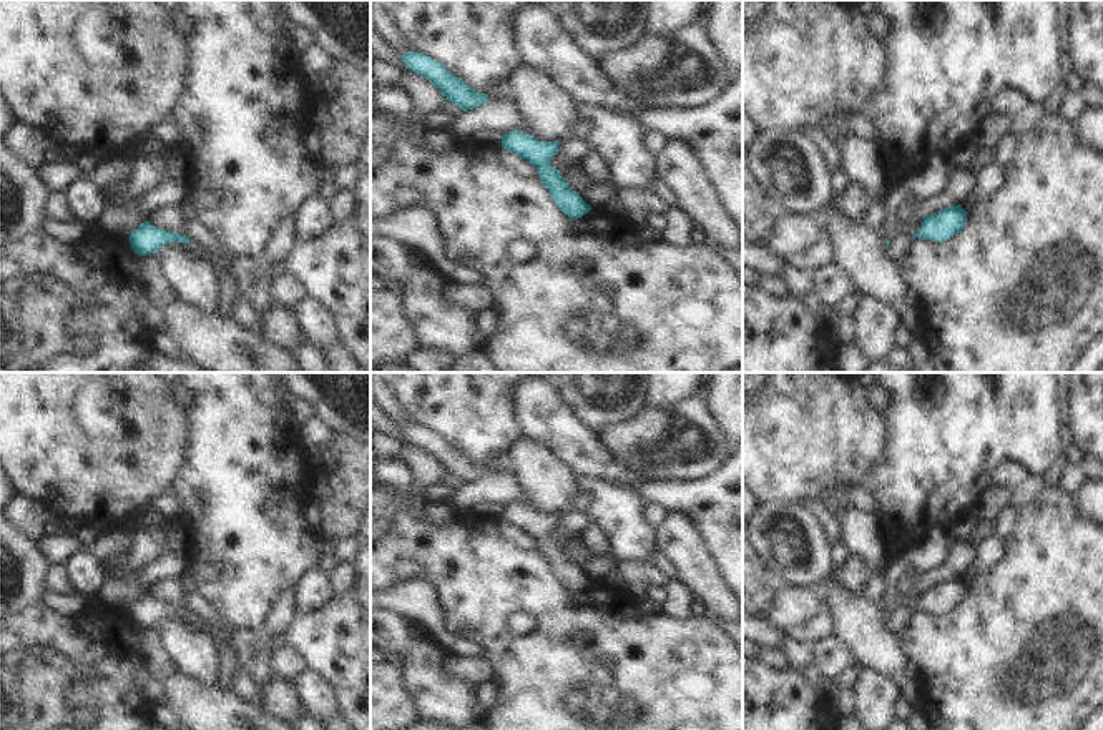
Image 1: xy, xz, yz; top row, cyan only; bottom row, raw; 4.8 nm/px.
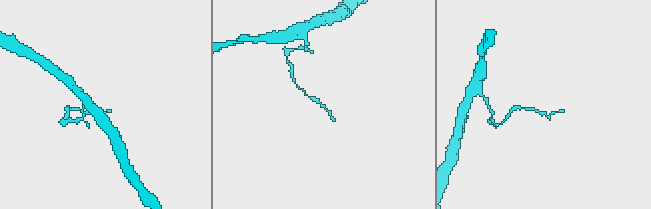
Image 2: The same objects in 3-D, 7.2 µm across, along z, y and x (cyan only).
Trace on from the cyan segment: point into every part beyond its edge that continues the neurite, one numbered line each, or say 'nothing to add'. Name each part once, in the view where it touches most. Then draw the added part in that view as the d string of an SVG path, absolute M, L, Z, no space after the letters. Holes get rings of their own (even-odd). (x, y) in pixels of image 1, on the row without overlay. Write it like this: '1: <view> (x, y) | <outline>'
nothing to add

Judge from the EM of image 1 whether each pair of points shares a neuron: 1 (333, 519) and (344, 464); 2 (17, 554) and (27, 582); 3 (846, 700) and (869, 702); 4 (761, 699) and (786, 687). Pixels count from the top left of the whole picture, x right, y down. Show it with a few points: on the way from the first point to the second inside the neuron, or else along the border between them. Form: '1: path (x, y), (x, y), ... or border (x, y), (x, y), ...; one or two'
1: path (343, 506), (344, 478); one
2: path (17, 561), (17, 572), (20, 576); one
3: border (852, 689), (856, 694), (856, 712); two
4: path (768, 699), (774, 699), (779, 694); one

